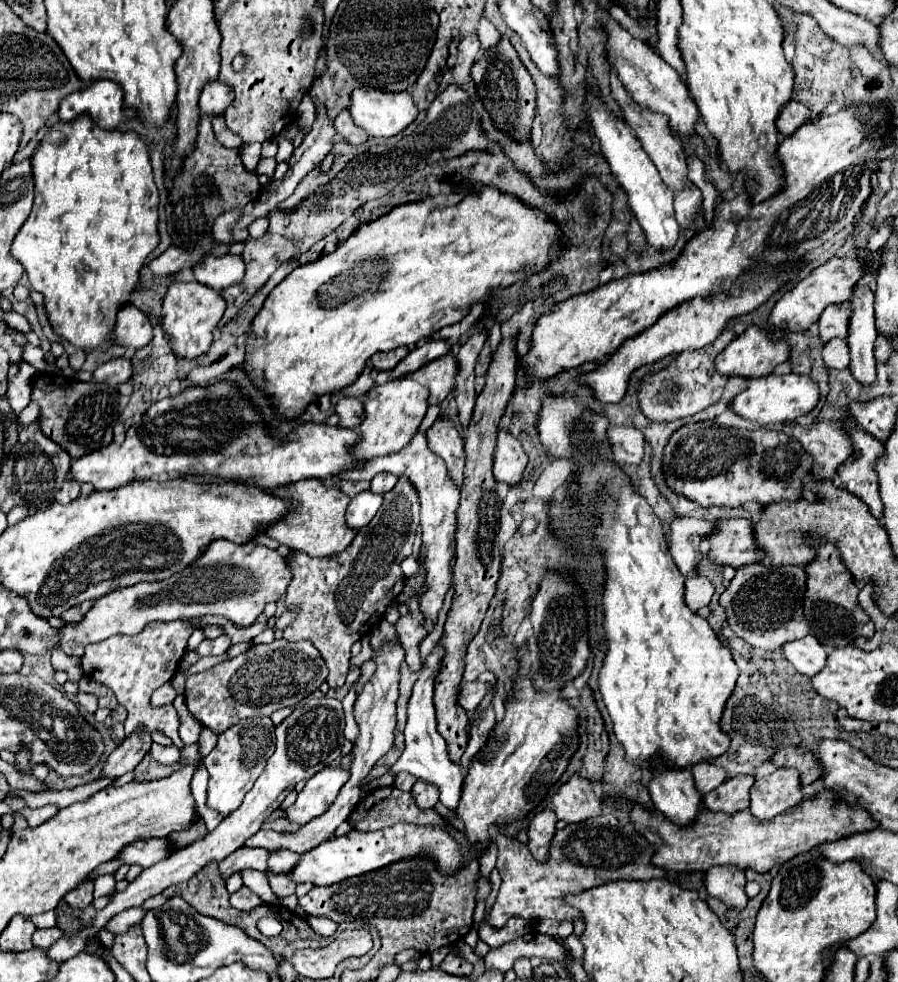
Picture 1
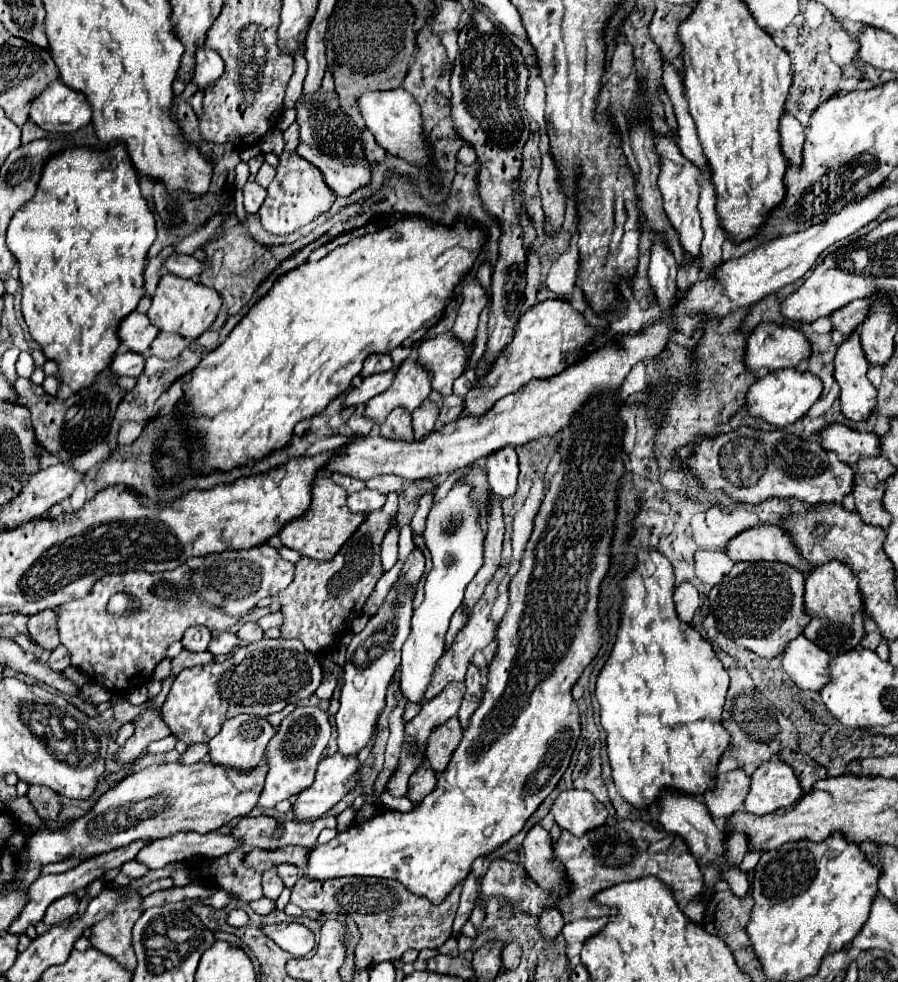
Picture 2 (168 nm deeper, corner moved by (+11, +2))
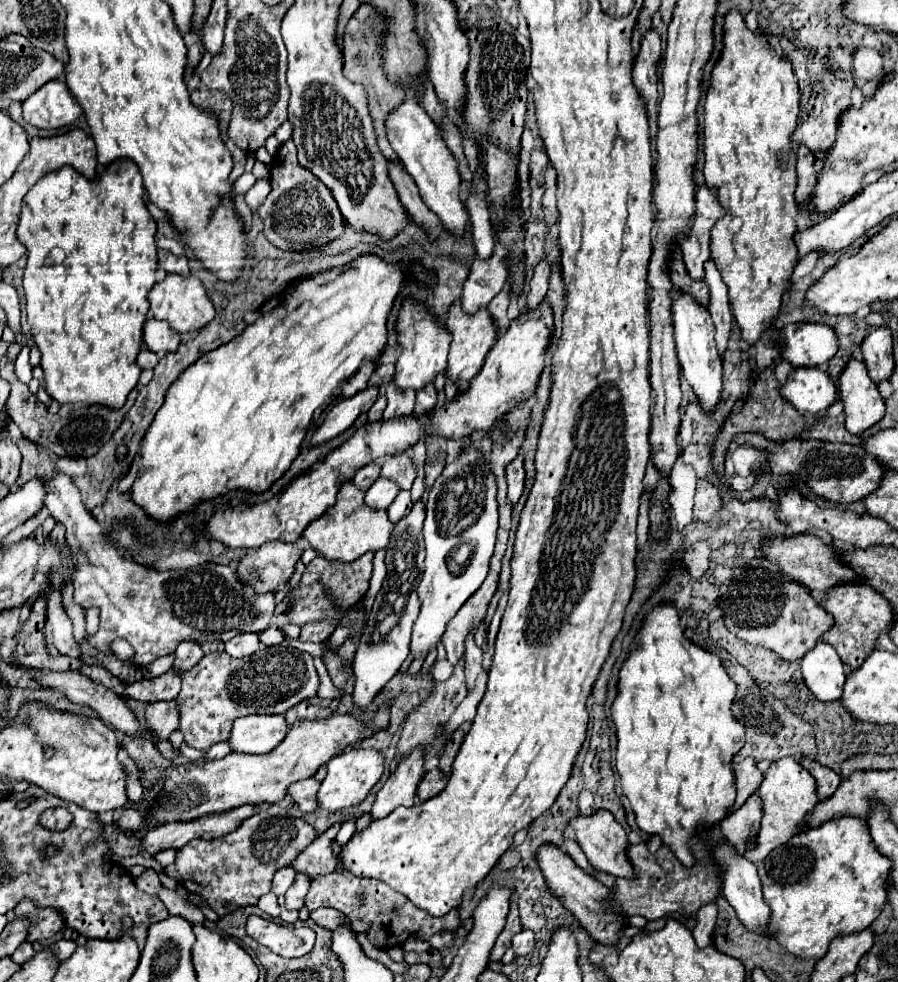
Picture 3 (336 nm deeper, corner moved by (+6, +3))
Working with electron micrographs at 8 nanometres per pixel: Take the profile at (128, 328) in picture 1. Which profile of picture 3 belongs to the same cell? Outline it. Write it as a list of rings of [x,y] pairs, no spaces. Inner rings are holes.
[[[149,318],[143,332],[145,346],[153,352],[175,352],[181,344],[181,334],[169,328],[169,324]]]

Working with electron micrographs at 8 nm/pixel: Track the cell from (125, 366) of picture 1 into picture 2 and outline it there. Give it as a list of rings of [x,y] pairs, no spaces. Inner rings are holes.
[[[120,351],[114,355],[108,371],[114,379],[118,377],[138,377],[144,369],[144,357],[134,351]]]

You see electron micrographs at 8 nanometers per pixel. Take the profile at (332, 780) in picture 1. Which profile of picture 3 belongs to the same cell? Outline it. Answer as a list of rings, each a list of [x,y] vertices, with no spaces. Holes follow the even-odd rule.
[[[351,748],[349,752],[343,752],[327,762],[327,778],[321,784],[321,790],[317,794],[319,808],[349,808],[355,804],[361,804],[369,790],[379,782],[385,770],[385,758],[381,750],[375,748]]]

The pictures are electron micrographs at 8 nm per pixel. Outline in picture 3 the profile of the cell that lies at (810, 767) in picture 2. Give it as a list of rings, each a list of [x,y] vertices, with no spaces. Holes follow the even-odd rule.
[[[803,758],[803,760],[801,760],[801,766],[803,766],[805,770],[809,770],[809,772],[813,774],[813,778],[817,780],[817,794],[819,794],[821,800],[833,796],[835,790],[837,790],[837,786],[839,786],[841,780],[843,780],[843,778],[841,778],[839,774],[835,774],[831,768],[827,768],[827,766],[823,766],[823,764],[811,760],[811,758]]]

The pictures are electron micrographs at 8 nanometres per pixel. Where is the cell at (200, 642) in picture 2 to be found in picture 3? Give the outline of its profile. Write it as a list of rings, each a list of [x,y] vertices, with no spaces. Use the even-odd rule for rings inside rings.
[[[185,642],[185,644],[179,644],[177,650],[175,650],[175,662],[173,662],[173,670],[183,674],[187,670],[193,668],[193,664],[197,664],[199,660],[203,658],[203,650],[199,644],[193,644],[193,642]]]

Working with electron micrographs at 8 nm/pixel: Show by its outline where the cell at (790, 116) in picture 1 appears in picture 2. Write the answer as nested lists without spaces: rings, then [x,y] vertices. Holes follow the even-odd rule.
[[[784,113],[780,119],[780,139],[782,139],[780,141],[782,153],[786,155],[786,159],[800,165],[802,163],[802,145],[806,139],[806,127],[802,127],[796,117]]]

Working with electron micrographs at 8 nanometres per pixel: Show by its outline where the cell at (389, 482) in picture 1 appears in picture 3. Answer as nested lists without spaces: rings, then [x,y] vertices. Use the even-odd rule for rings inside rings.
[[[399,454],[399,456],[391,456],[385,466],[383,466],[383,476],[389,476],[393,480],[397,480],[397,484],[403,490],[411,490],[413,480],[417,476],[417,470],[413,466],[413,460],[407,454]]]

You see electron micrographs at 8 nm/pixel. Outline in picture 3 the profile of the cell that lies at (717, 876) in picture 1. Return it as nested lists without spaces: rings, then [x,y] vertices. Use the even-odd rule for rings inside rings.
[[[755,792],[749,796],[749,800],[739,810],[729,814],[719,826],[721,826],[723,836],[743,854],[747,840],[757,836],[759,826],[761,826],[761,818],[763,818],[761,798]]]

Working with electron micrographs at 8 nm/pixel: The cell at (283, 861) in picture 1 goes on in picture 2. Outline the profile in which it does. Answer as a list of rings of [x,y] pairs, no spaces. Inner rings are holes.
[[[280,863],[280,865],[276,865],[276,871],[278,871],[278,875],[282,877],[282,881],[284,881],[284,885],[286,885],[288,889],[292,889],[292,887],[296,885],[298,877],[300,877],[300,869],[298,869],[296,865],[290,865],[290,863]]]

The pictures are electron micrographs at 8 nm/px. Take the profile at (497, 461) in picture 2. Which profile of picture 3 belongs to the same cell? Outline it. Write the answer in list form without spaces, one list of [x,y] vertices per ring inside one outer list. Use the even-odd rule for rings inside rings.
[[[517,456],[513,464],[507,468],[507,486],[509,486],[509,500],[513,504],[519,502],[523,490],[525,490],[525,468],[523,468],[523,456]]]

